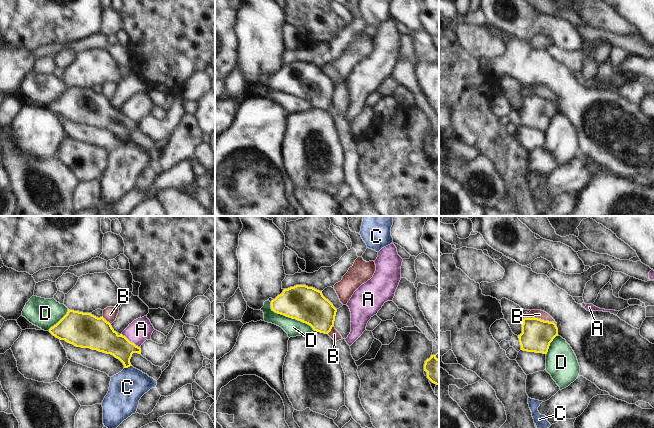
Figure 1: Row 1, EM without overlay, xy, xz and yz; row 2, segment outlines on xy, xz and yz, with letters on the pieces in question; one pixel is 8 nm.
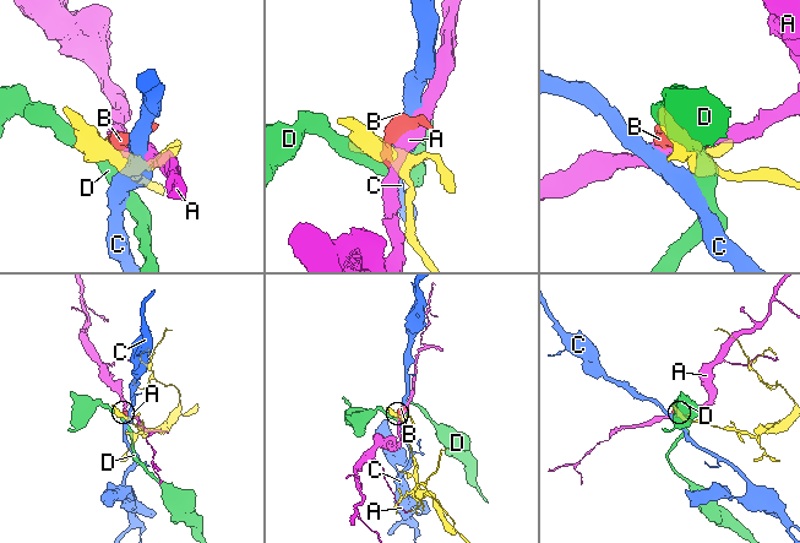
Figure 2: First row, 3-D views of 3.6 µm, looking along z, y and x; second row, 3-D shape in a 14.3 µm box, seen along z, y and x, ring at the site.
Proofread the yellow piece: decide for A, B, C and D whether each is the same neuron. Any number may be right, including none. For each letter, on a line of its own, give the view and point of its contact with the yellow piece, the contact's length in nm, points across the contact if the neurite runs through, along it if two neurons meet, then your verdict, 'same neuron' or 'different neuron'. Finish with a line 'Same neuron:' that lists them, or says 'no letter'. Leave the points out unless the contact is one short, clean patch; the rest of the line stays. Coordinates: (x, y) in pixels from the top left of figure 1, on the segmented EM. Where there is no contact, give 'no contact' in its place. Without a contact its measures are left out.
A: meets yellow in xy at (129, 341); contact 190 nm long; border along xy (121, 334), (139, 347); different neuron
B: meets yellow in yz at (540, 319); contact 280 nm long; border along yz (522, 319), (537, 317), (552, 321), (556, 326); different neuron
C: meets yellow in xy at (127, 367); contact 70 nm long; border along xy (131, 365), (124, 368); different neuron
D: meets yellow in xz at (290, 317); contact 420 nm long; different neuron
Same neuron: no letter

